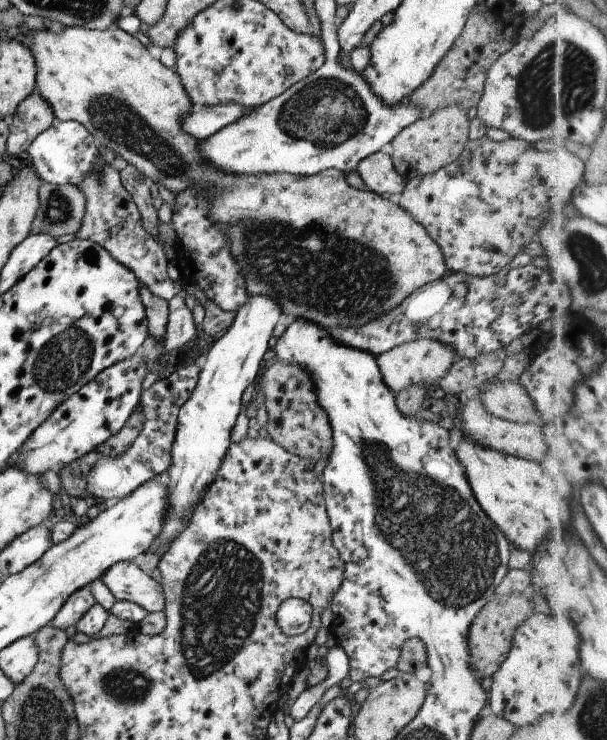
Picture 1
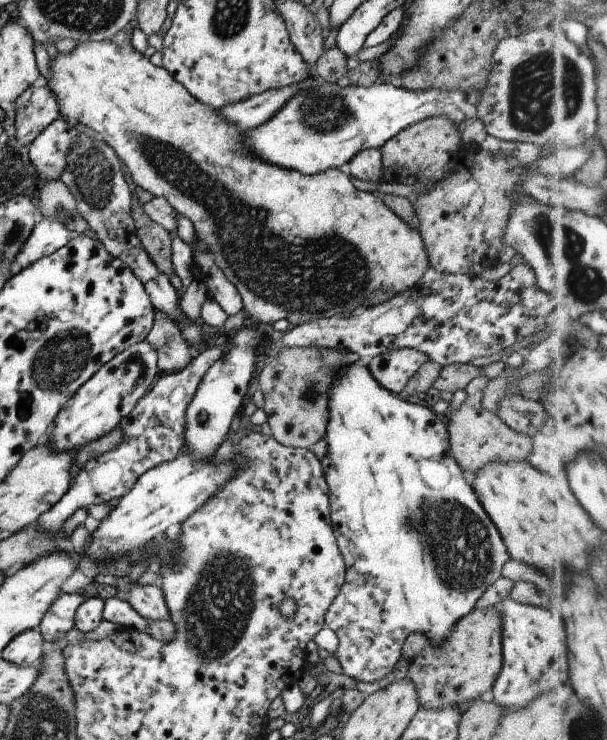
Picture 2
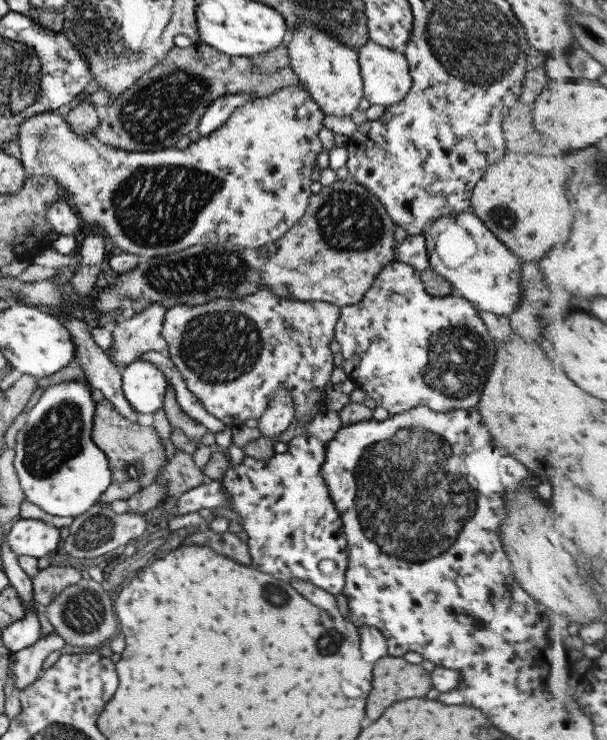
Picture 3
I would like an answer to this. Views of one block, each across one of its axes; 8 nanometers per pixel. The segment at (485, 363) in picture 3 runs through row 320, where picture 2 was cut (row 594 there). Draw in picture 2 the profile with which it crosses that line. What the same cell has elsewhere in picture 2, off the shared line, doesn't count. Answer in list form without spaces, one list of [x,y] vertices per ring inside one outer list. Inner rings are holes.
[[[354,362],[334,380],[336,382],[330,388],[330,418],[325,437],[328,453],[319,461],[329,488],[332,531],[345,563],[346,579],[337,598],[334,598],[334,602],[327,609],[324,626],[330,628],[338,638],[339,646],[338,650],[334,652],[334,658],[342,666],[343,674],[360,682],[371,683],[380,681],[396,668],[402,646],[412,632],[422,632],[432,644],[442,644],[450,636],[454,624],[460,618],[465,618],[470,612],[473,612],[478,598],[481,598],[489,586],[492,586],[501,577],[502,566],[511,559],[511,556],[498,528],[490,520],[474,494],[469,477],[462,472],[458,462],[451,457],[447,426],[441,415],[437,415],[430,408],[420,404],[407,402],[398,395],[385,390],[374,380],[368,367],[358,366]]]

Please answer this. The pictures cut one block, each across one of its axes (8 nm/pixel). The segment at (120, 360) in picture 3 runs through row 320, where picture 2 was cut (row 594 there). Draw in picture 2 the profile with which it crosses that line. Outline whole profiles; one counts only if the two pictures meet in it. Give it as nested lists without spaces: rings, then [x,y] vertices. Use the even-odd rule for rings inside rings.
[[[128,577],[115,581],[117,589],[124,594],[127,601],[140,616],[147,621],[172,619],[172,610],[163,598],[163,591],[158,584],[142,586],[137,582],[130,582]]]

